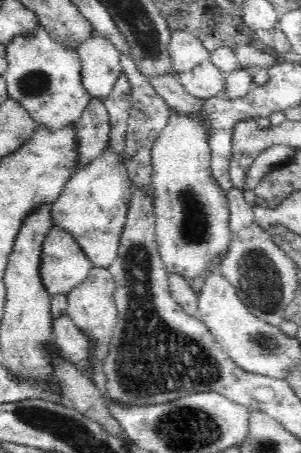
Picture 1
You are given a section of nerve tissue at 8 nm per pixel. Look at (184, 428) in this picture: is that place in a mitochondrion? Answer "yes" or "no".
yes

